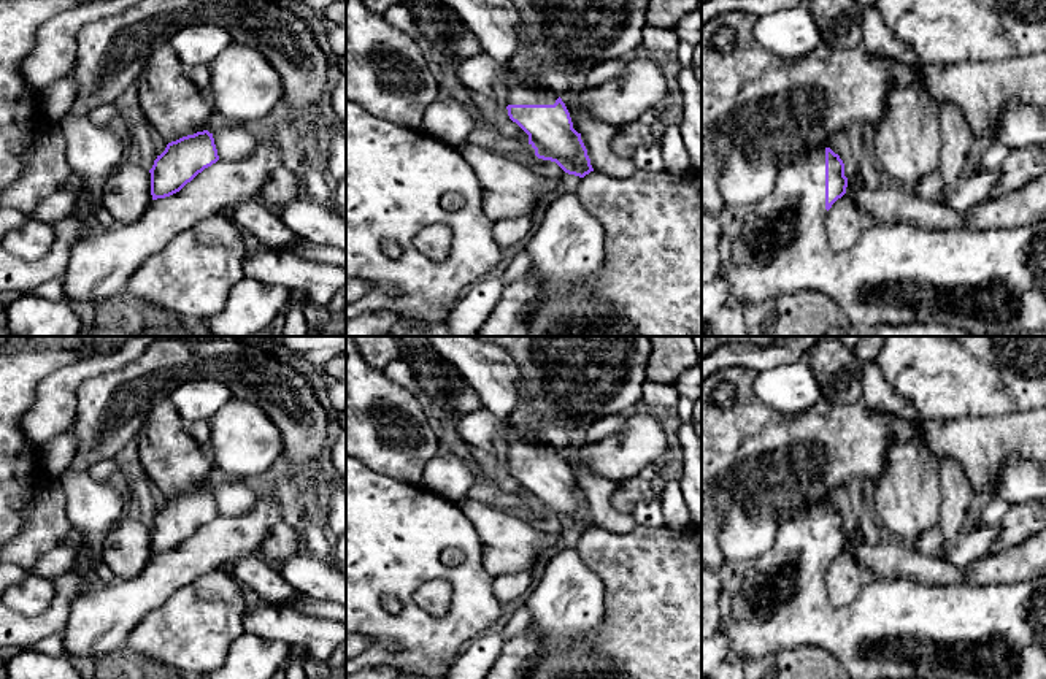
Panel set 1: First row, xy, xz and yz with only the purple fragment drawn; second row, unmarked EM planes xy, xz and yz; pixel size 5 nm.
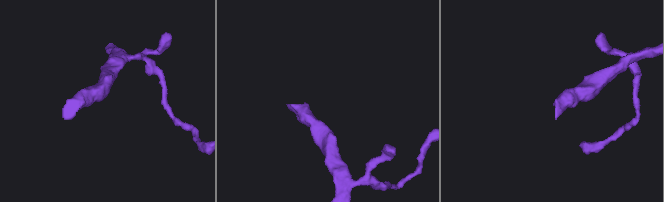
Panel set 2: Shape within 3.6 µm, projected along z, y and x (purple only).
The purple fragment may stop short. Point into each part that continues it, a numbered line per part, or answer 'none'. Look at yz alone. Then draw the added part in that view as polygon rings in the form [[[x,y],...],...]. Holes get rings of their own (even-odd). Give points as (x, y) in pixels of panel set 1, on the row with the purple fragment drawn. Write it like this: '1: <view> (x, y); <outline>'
1: yz (989, 283); [[[825,148],[813,149],[809,154],[795,159],[790,163],[779,167],[775,189],[756,206],[744,209],[740,216],[740,222],[732,235],[732,255],[730,260],[721,267],[716,278],[722,278],[727,287],[727,297],[732,305],[762,305],[768,300],[778,298],[784,293],[797,292],[821,292],[833,300],[843,316],[844,325],[849,332],[870,332],[879,325],[909,325],[935,322],[962,328],[973,336],[1019,336],[1030,330],[1046,330],[1046,221],[1025,225],[1025,227],[1006,227],[1006,228],[987,228],[987,230],[922,230],[906,224],[883,224],[876,222],[871,228],[865,228],[860,233],[859,241],[848,251],[833,252],[829,247],[825,235]]]

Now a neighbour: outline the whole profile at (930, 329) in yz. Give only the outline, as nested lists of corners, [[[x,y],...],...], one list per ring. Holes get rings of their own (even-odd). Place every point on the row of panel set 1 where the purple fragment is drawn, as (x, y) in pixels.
[[[927,322],[909,325],[879,325],[867,332],[865,336],[975,336],[975,335],[962,328]]]

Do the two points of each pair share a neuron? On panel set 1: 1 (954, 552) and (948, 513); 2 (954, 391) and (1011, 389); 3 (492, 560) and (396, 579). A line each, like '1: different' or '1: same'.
1: different
2: same
3: different

